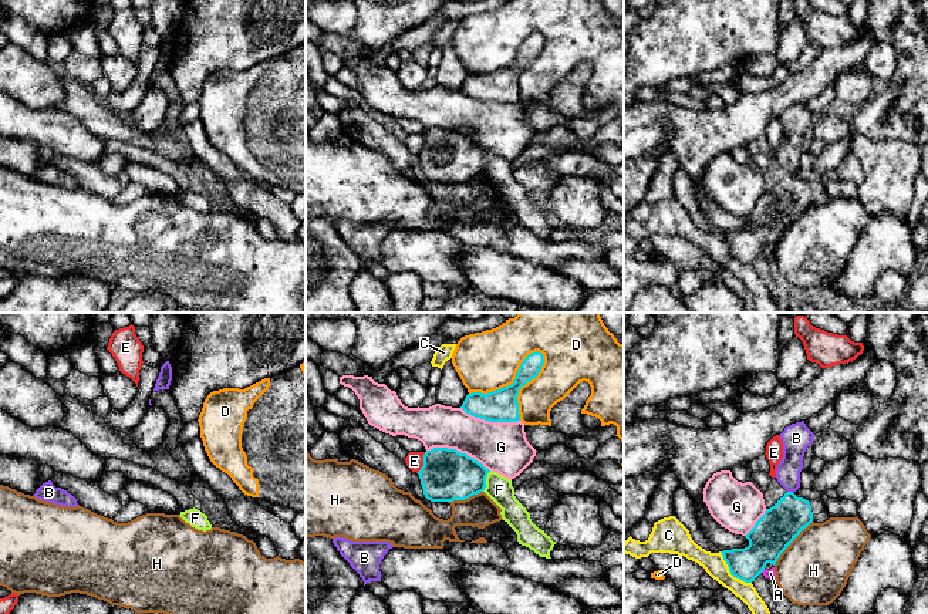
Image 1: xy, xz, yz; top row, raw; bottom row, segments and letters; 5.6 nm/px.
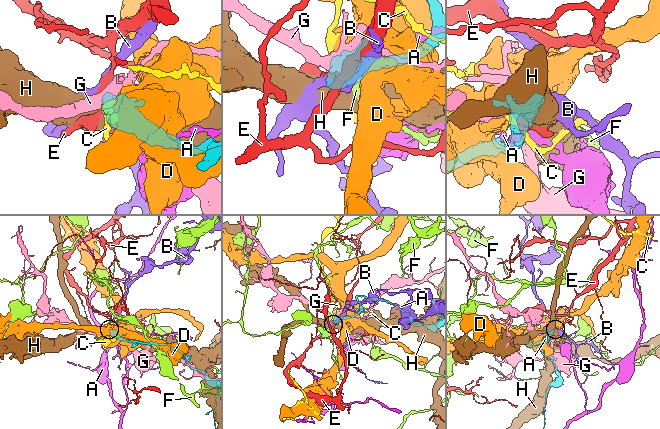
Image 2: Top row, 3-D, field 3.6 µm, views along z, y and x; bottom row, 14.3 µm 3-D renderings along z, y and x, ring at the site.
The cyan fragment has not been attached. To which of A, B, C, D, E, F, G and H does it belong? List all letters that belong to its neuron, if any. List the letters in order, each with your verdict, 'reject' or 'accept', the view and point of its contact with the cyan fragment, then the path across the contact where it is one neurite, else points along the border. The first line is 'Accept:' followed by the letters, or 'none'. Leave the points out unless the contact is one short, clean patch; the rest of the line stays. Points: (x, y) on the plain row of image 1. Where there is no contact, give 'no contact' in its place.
Accept: none
A: reject; contact yz (763, 250)
B: reject; contact yz (790, 174)
C: reject; contact yz (731, 255); border yz (719, 233), (728, 252), (734, 257), (751, 265)
D: reject; contact xz (513, 64)
E: reject; contact xz (424, 144); border xz (425, 134), (422, 148), (417, 154)
F: reject; contact xz (485, 162)
G: reject; contact xz (456, 132)
H: reject; contact yz (790, 223)

